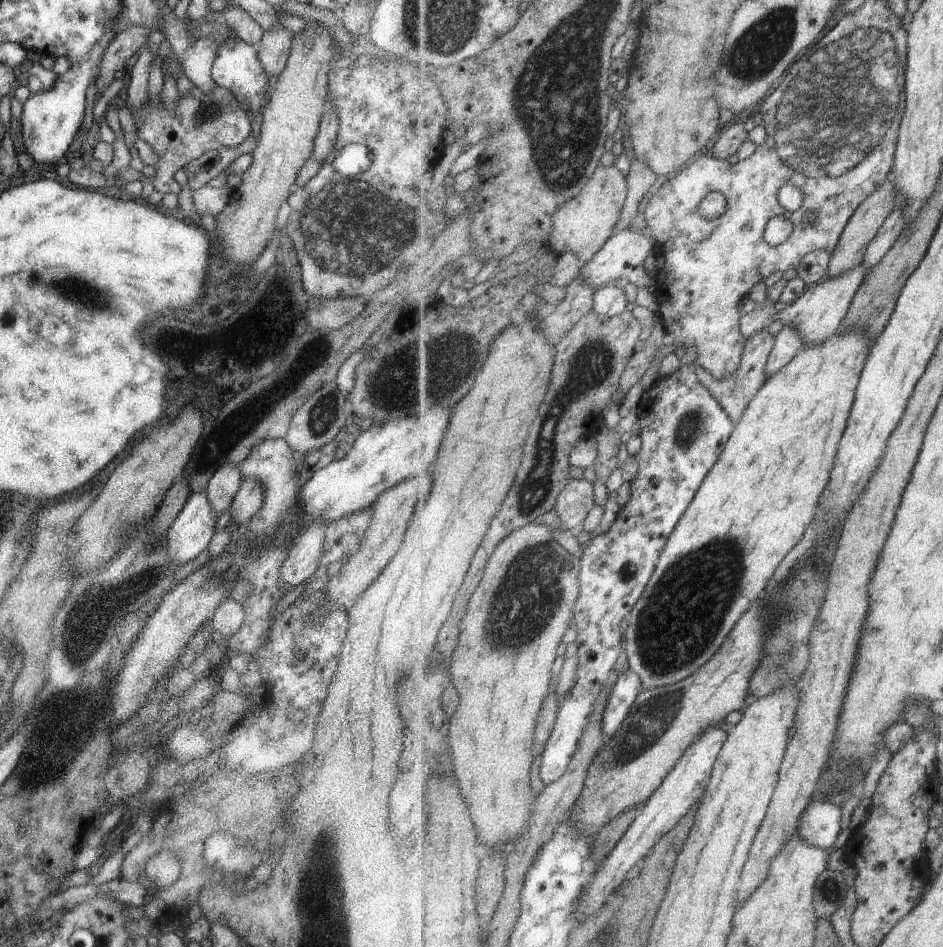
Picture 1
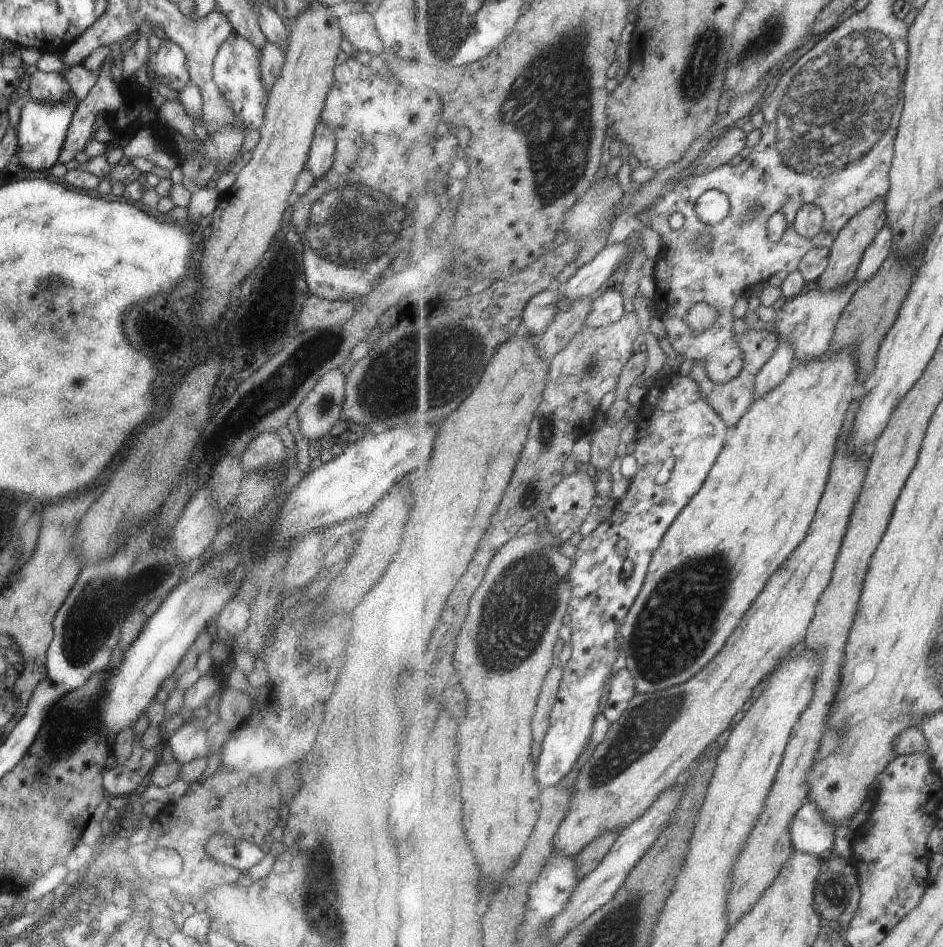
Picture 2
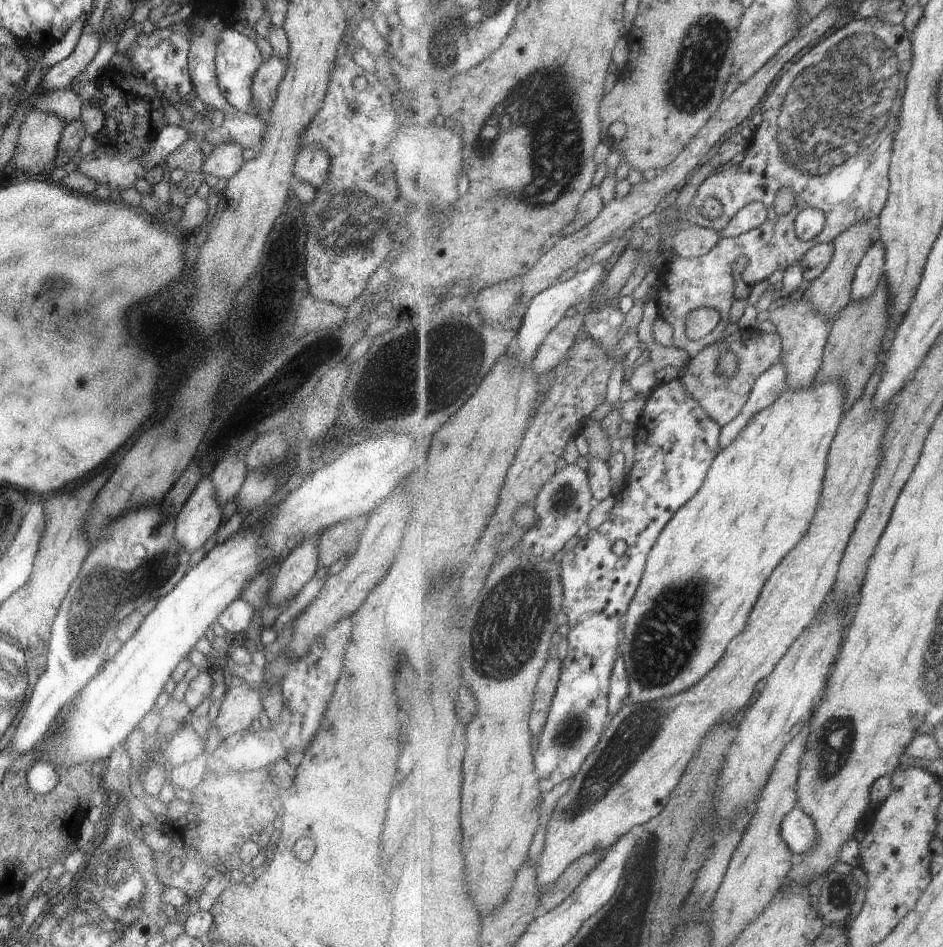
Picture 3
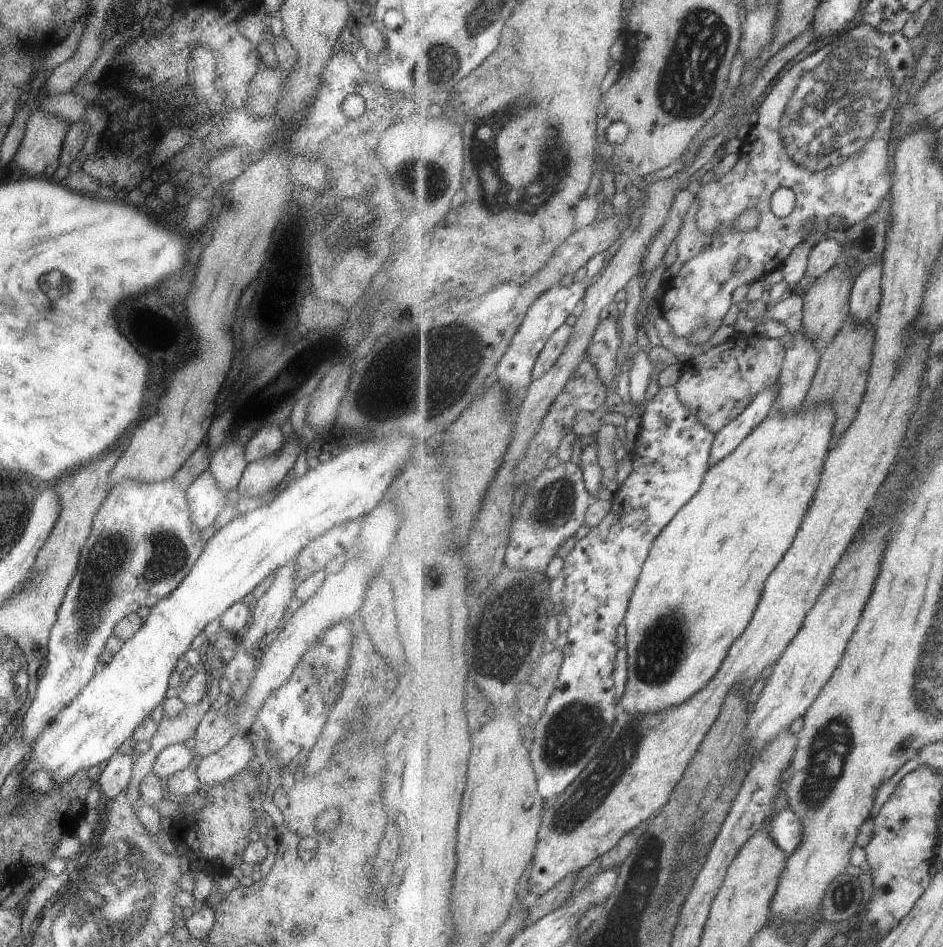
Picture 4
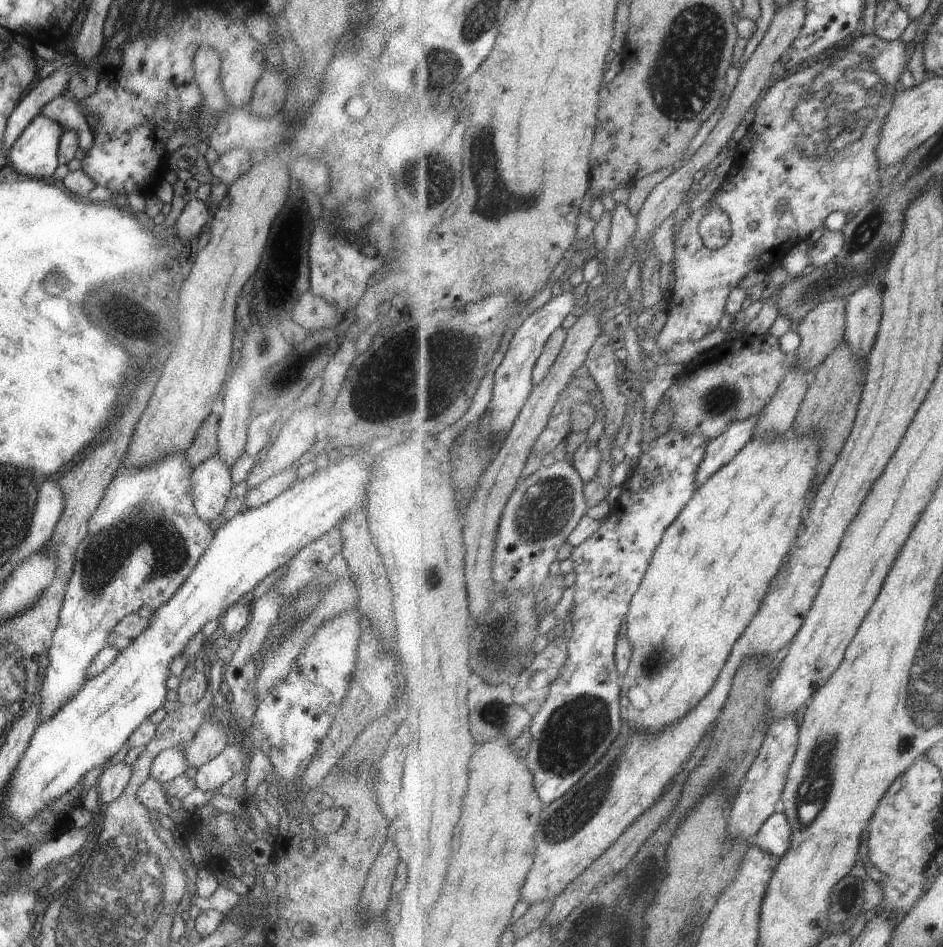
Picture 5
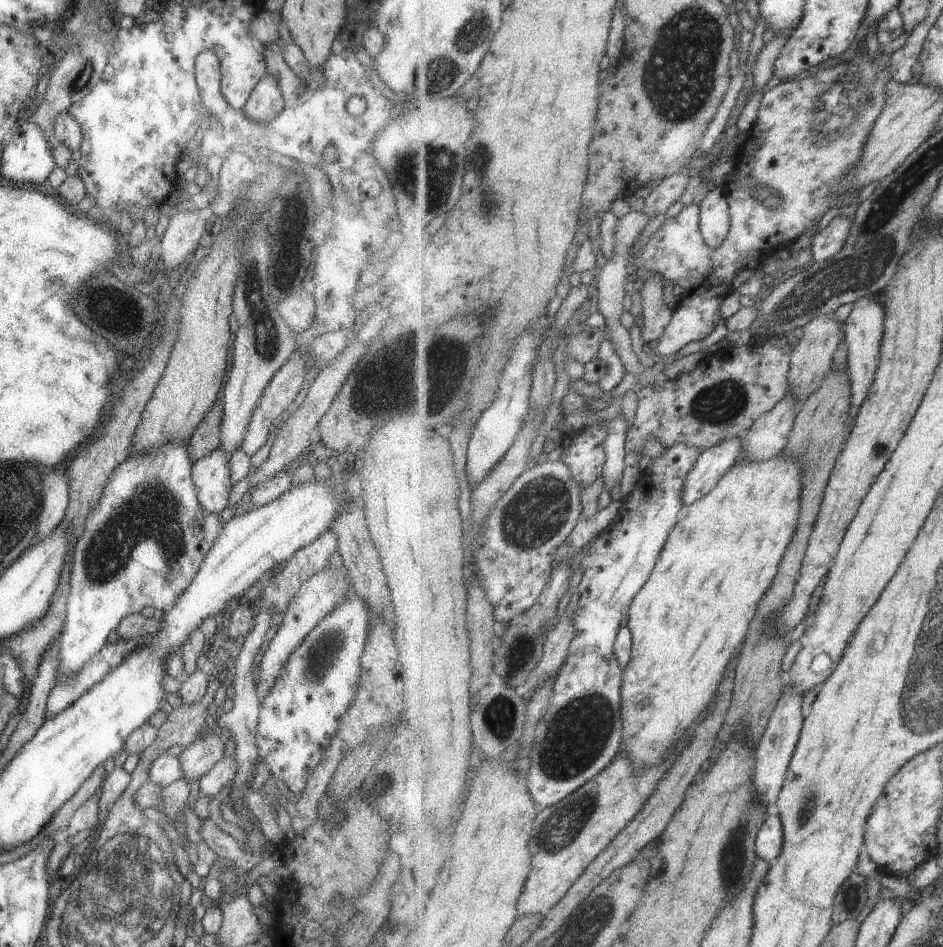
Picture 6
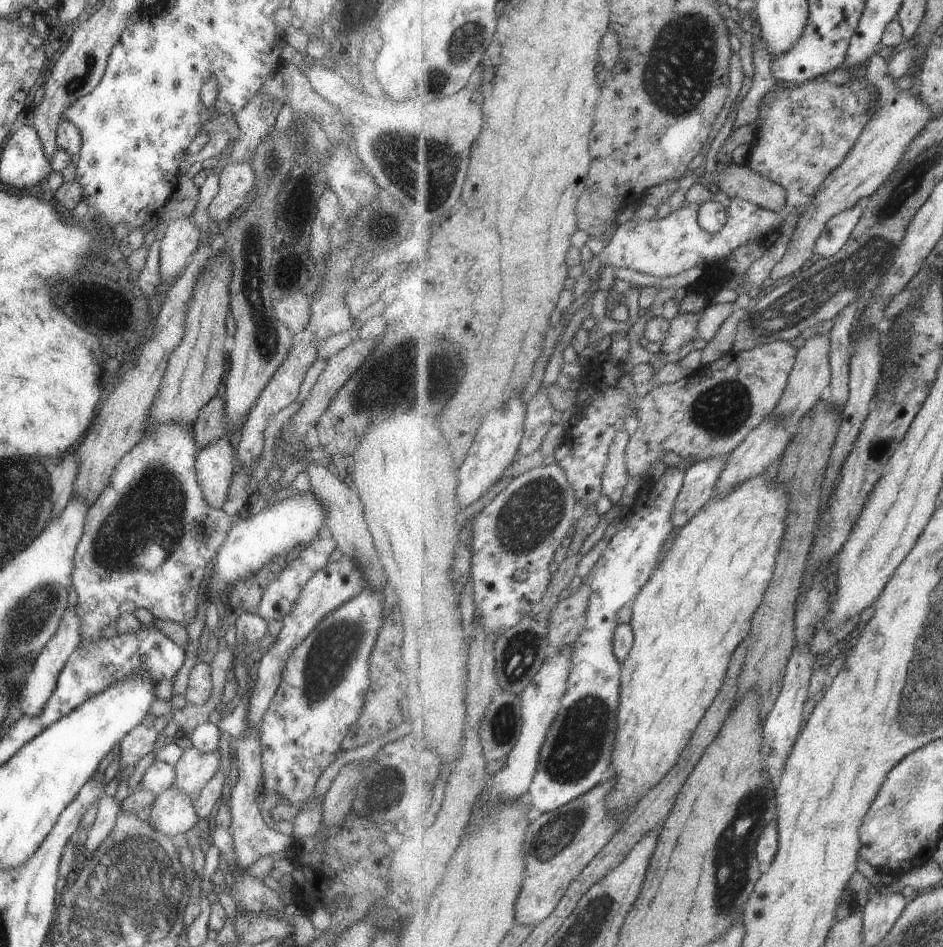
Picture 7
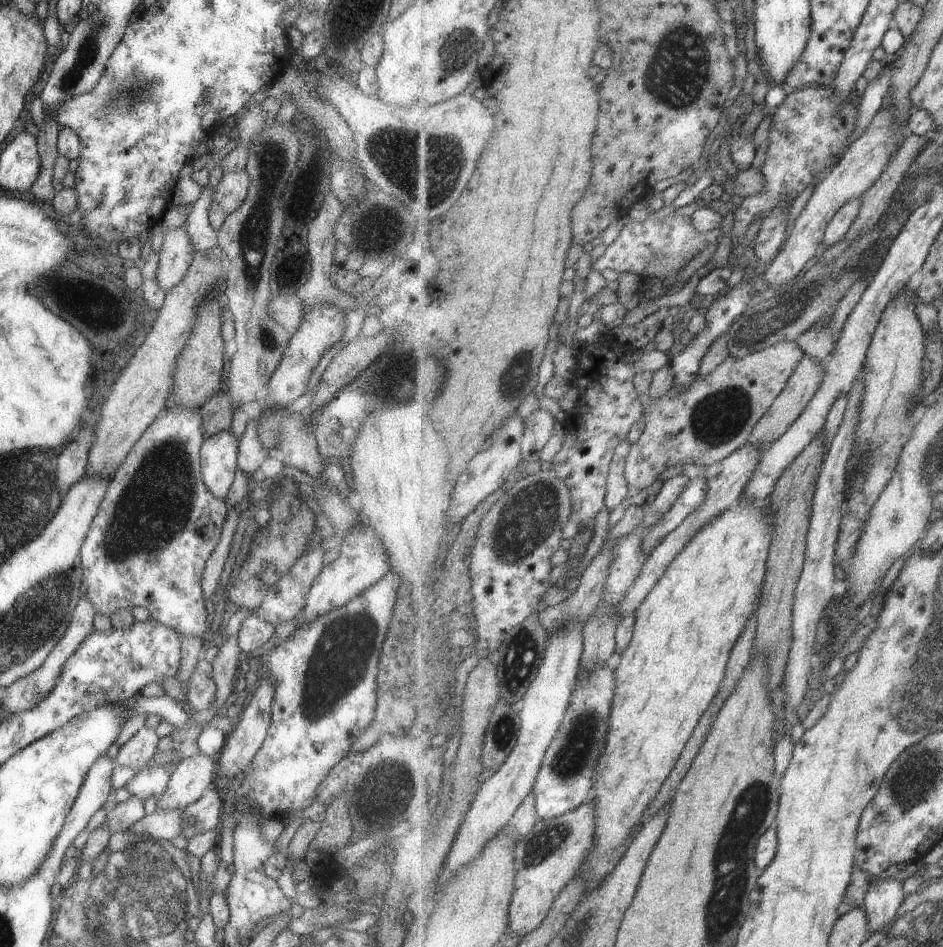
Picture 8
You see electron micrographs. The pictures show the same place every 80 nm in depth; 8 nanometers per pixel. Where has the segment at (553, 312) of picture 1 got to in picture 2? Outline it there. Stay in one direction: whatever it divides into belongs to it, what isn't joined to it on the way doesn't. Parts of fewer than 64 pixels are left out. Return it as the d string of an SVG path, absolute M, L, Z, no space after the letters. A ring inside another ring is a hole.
M582 298L570 303L569 310L559 309L555 320L536 342L539 356L545 362L550 363L577 336L592 311L592 302L589 298Z

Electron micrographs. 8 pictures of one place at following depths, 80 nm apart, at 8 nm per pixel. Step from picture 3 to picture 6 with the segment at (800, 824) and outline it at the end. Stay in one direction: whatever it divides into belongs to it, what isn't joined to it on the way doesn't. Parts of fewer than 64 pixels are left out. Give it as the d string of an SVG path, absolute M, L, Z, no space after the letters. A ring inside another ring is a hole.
M774 811L758 832L756 852L771 866L776 862L783 848L785 840L782 821L779 814Z

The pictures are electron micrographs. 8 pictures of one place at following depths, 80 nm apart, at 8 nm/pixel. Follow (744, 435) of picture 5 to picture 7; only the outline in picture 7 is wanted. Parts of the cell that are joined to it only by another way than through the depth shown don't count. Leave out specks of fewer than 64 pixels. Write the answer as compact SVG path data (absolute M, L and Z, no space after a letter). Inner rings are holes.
M729 455L696 463L686 472L686 480L679 493L674 511L672 525L675 530L683 528L709 503L713 496L719 475L726 465Z

